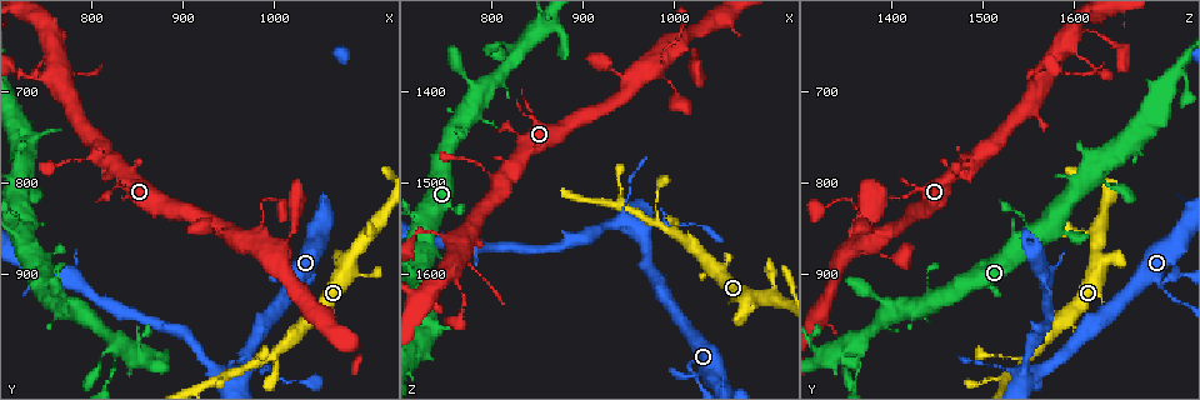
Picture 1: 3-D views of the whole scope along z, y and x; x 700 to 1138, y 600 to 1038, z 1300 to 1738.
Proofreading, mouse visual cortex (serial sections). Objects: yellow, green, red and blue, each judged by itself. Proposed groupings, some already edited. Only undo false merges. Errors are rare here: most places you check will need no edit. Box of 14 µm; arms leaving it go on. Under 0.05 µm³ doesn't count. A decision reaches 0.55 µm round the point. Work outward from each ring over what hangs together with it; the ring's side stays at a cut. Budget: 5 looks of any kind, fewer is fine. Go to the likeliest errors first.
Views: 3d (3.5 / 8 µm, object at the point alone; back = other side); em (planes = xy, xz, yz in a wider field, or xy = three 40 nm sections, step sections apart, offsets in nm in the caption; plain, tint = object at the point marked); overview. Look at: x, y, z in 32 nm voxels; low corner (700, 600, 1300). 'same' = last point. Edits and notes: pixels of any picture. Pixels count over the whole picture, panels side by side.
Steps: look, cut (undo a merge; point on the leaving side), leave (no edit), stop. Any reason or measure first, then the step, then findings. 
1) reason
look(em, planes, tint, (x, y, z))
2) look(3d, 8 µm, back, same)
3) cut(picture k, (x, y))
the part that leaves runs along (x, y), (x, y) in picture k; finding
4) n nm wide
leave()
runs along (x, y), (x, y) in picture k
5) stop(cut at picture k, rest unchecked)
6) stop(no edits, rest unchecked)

abrupt turn
look(3d, 3.5 µm, (970, 1005, 1545))

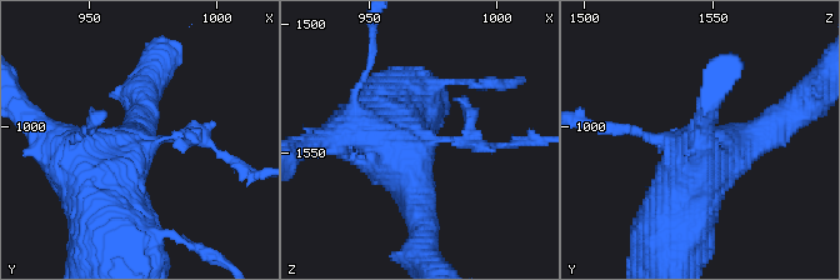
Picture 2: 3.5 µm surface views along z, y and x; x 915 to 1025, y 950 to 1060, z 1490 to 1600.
3 arms; arms of 200, 450, 700 nm
look(em, xy, step 2, tint, (971, 1008, 1548))

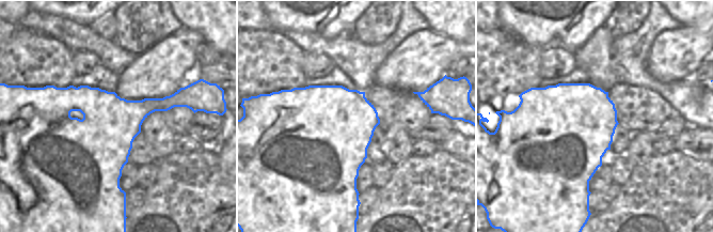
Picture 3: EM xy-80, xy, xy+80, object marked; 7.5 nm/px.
leave()
runs along (138, 130), (123, 153), (173, 134), (214, 145) in picture 2; all the same cell

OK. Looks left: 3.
look(3d, 3.5 µm, (815, 1020, 1360))

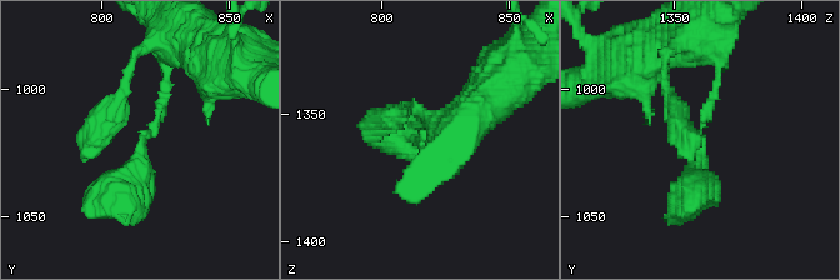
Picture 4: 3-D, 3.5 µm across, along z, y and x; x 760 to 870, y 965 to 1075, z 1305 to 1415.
arms of 100, 350 nm; now the EM
look(em, xy, step 2, tint, (819, 1015, 1362))

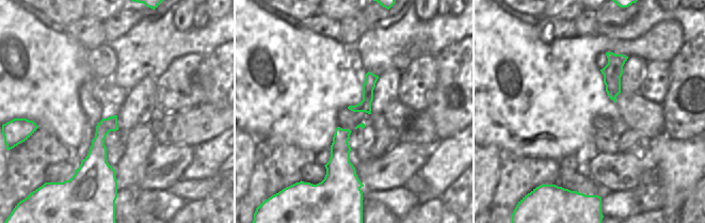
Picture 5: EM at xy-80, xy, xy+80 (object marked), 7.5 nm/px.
leave()
runs along (720, 53), (695, 180) in picture 4; one cell here

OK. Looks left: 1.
stop(no edits, rest unchecked)

